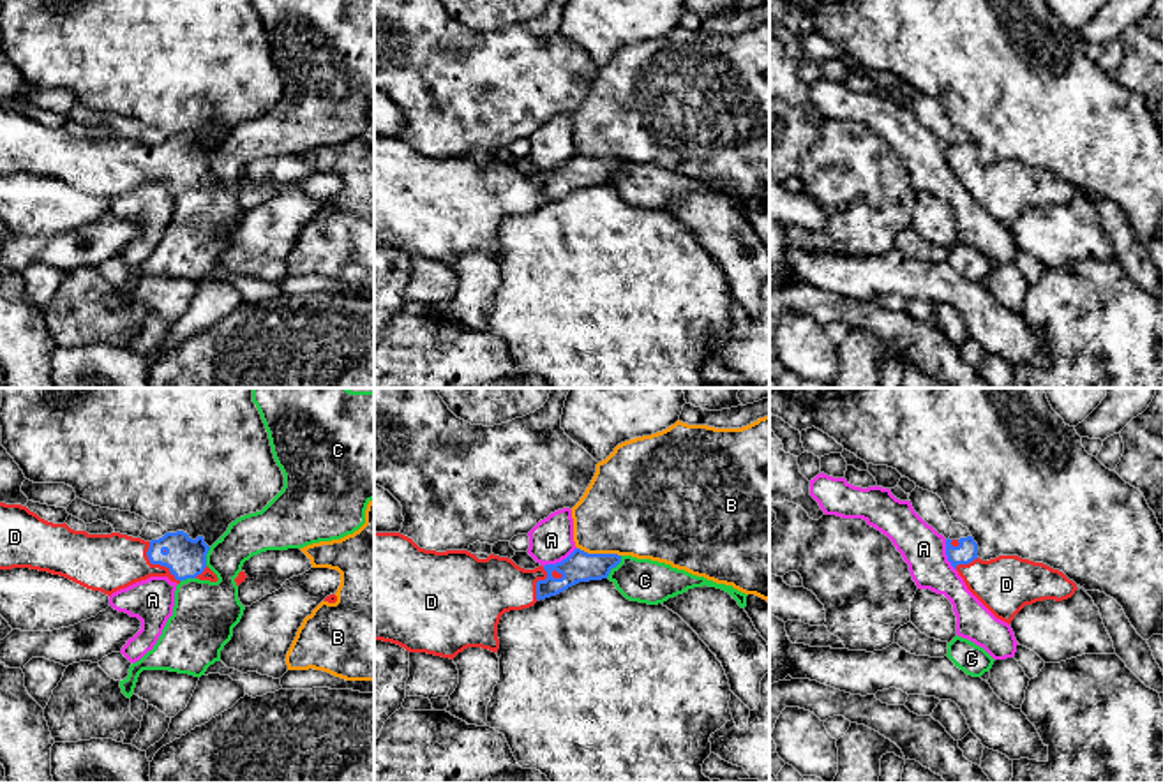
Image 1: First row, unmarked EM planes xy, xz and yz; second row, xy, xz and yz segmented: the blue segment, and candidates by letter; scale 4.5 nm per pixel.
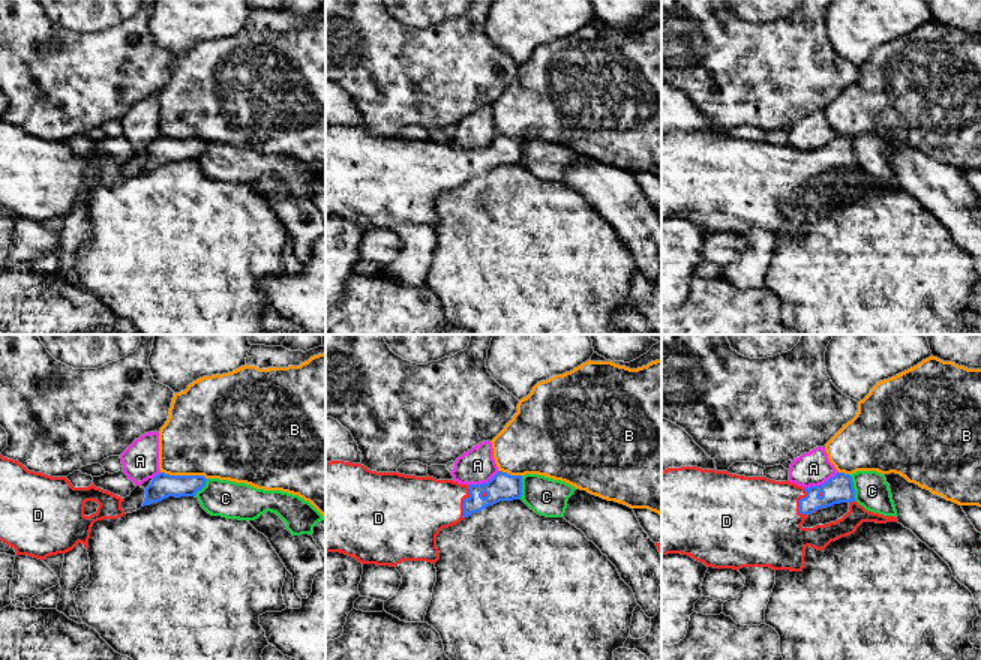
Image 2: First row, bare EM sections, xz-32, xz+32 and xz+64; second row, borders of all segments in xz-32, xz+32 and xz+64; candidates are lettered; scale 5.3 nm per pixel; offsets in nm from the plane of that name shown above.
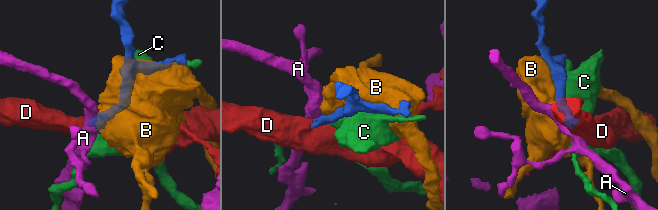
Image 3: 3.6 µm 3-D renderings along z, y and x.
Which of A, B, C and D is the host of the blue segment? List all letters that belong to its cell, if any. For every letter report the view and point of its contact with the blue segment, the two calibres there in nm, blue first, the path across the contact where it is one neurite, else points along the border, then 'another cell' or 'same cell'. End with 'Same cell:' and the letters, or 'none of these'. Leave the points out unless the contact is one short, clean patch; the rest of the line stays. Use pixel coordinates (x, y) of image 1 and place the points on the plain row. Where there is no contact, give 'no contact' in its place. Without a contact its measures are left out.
A: meets blue in xz at (562, 166); 140 nm thick on the blue side, 200 nm on the other; border along xz (576, 152), (560, 166), (544, 171); another cell
B: meets blue in xz at (599, 159); 140 nm thick on the blue side, 420 nm on the other; another cell
C: meets blue in xz at (615, 171); 140 nm thick on the blue side, 200 nm on the other; another cell
D: meets blue in xy at (156, 168); 190 nm thick on the blue side, 260 nm on the other; runs through xy (186, 163), (156, 168), (108, 168); same cell
Same cell: D

